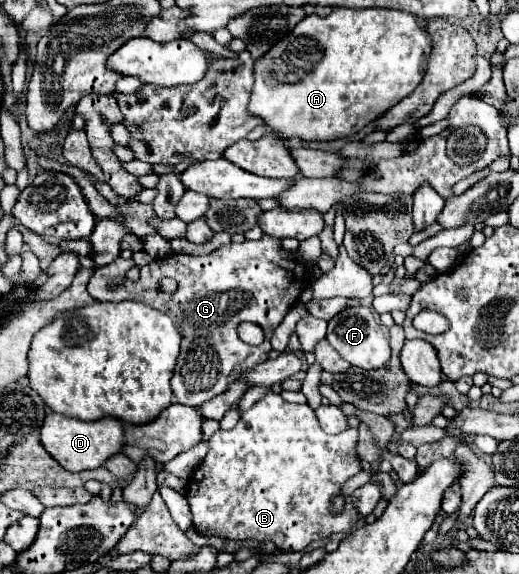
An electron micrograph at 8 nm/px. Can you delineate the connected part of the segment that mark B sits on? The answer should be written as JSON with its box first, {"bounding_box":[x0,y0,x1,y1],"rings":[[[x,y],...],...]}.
{"bounding_box":[188,391,360,551],"rings":[[[268,391],[230,431],[216,431],[210,439],[210,451],[192,473],[188,483],[188,503],[194,515],[194,529],[204,537],[220,537],[232,541],[272,541],[284,551],[304,551],[312,541],[330,537],[334,533],[350,531],[358,513],[354,511],[352,497],[346,499],[346,507],[340,515],[330,511],[330,501],[342,495],[342,485],[360,473],[360,459],[356,453],[358,429],[346,429],[338,435],[328,435],[320,429],[316,413],[308,405],[294,405],[284,401],[278,393]]]}

